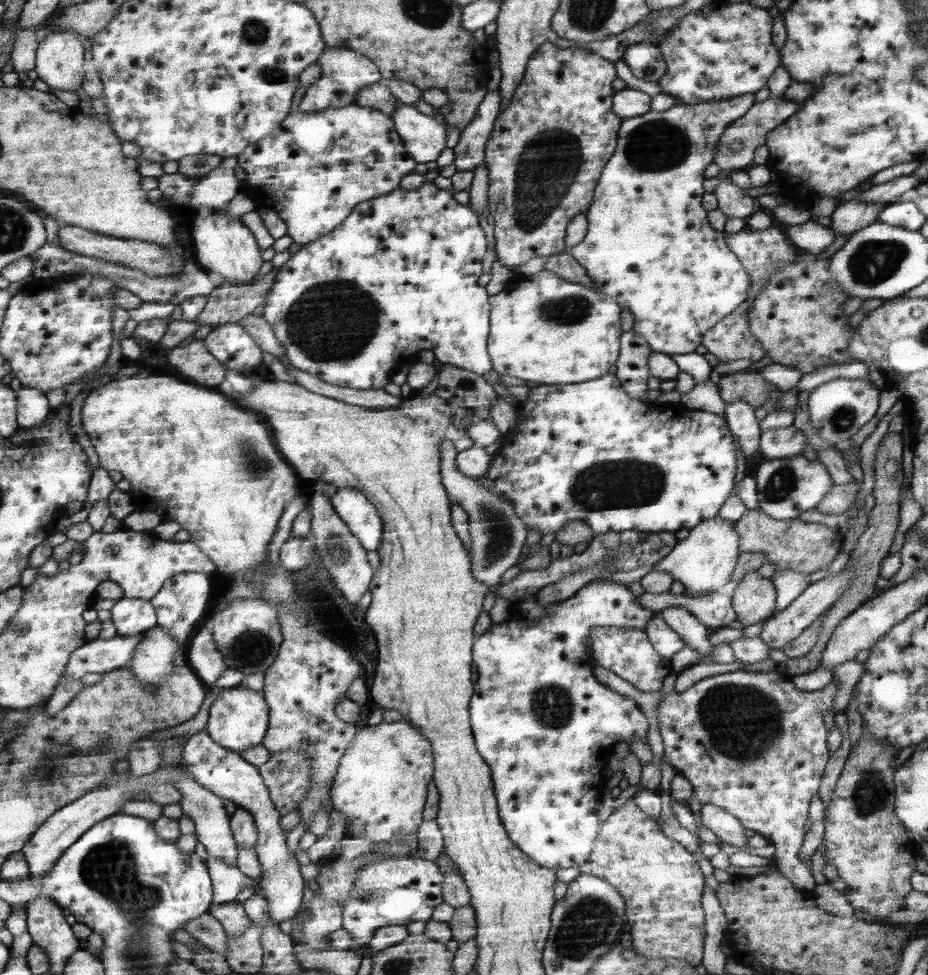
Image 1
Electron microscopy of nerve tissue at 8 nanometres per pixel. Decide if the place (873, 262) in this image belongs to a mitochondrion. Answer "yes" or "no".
yes

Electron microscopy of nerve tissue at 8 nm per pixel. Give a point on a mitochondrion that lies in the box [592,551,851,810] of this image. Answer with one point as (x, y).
(735, 717)

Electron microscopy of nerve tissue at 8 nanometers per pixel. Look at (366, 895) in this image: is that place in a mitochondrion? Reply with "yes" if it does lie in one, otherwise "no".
yes

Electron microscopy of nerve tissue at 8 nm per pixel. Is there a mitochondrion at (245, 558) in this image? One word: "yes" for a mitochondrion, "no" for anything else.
no

